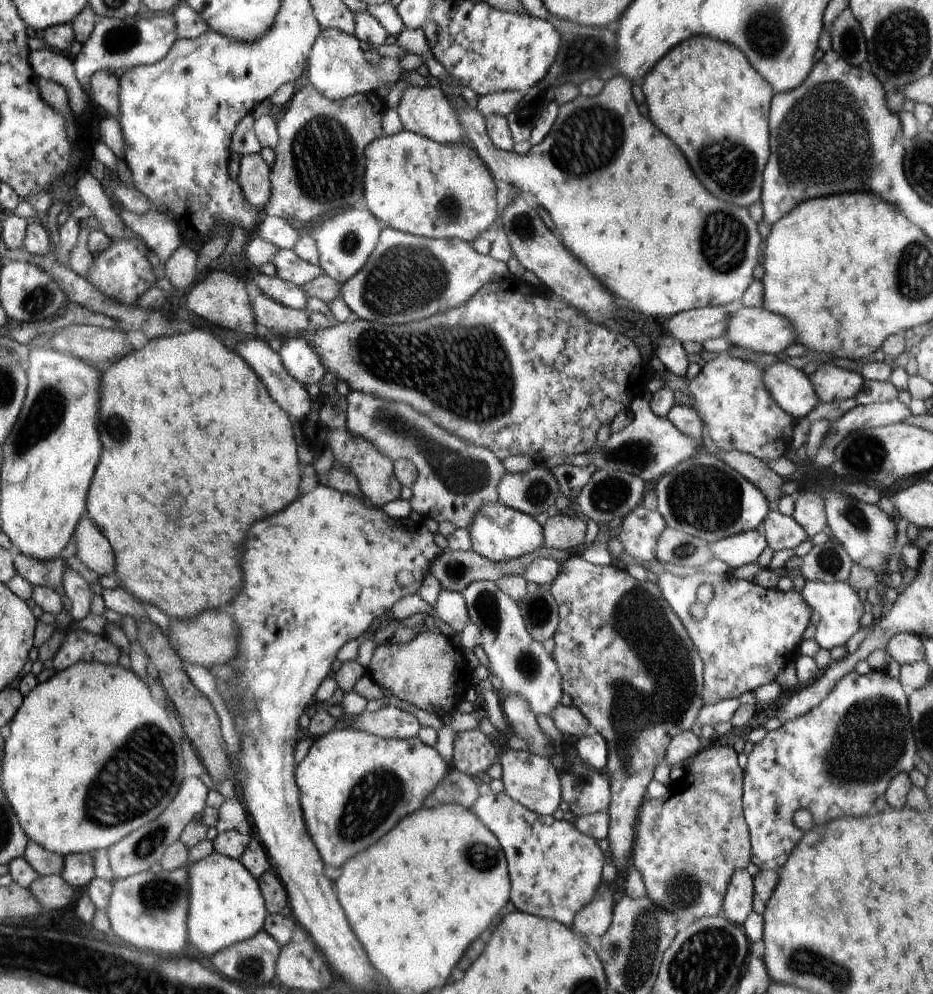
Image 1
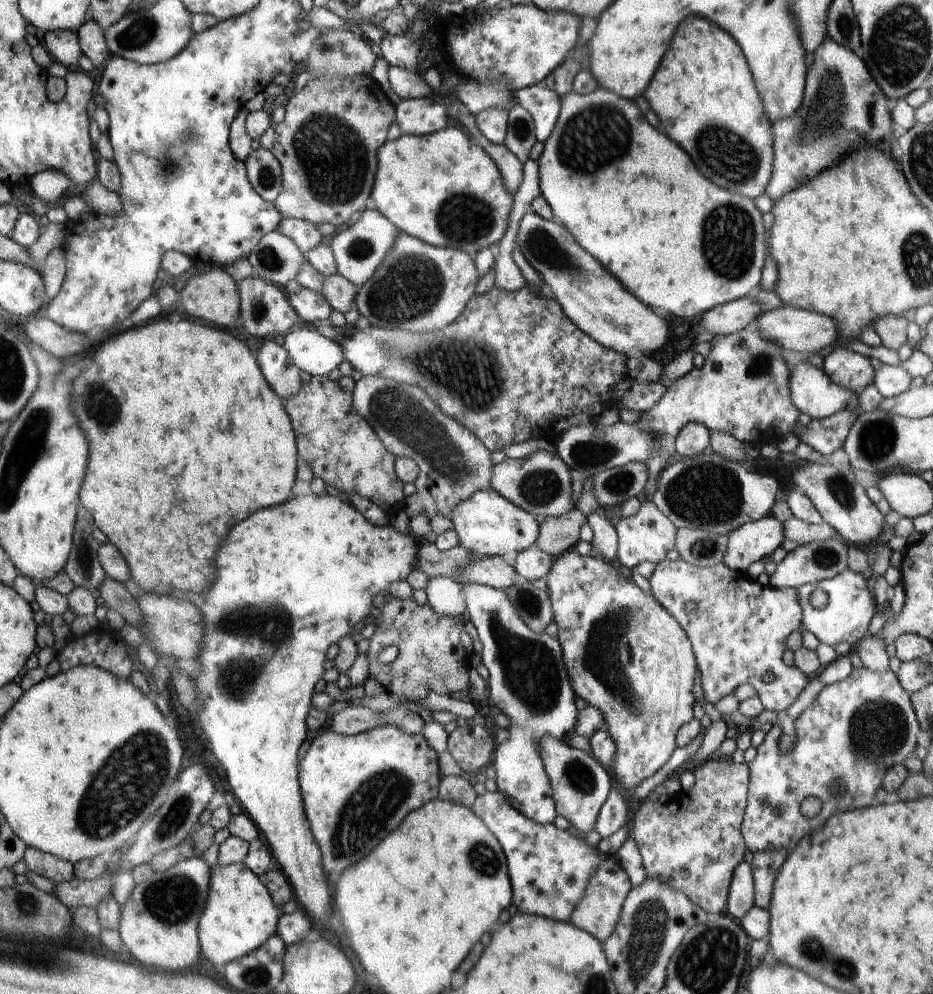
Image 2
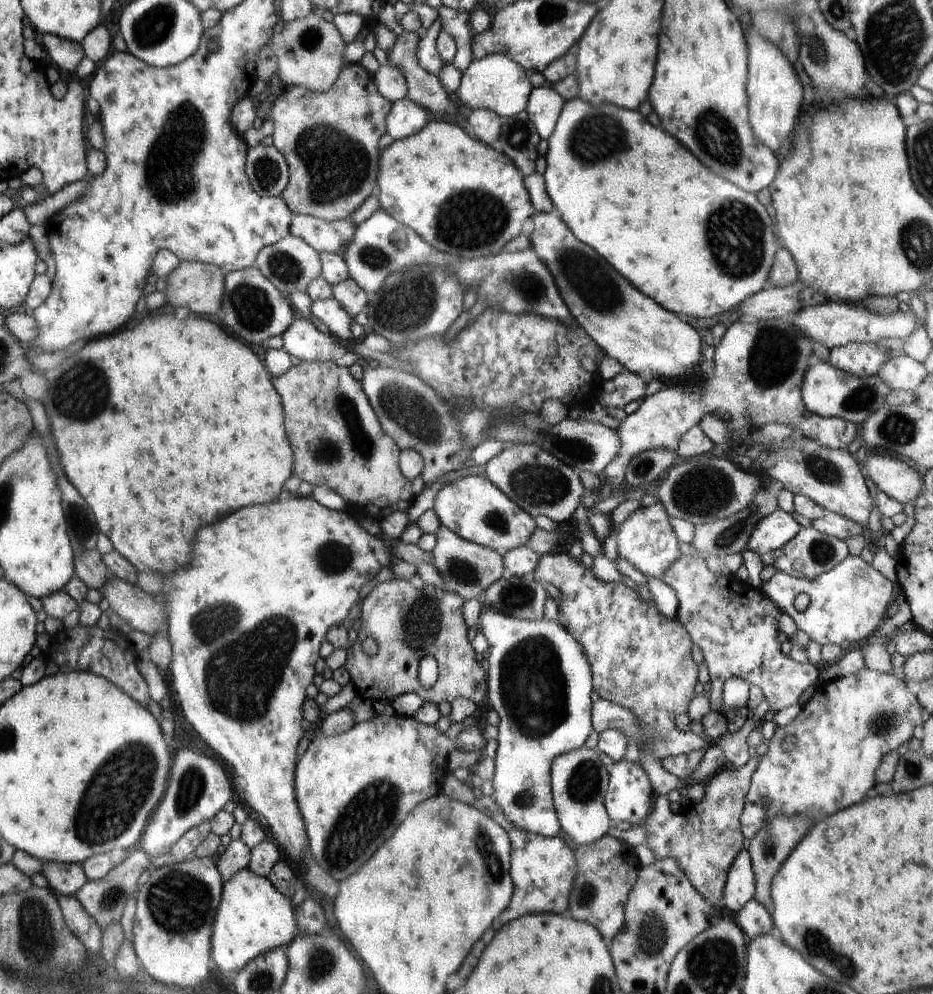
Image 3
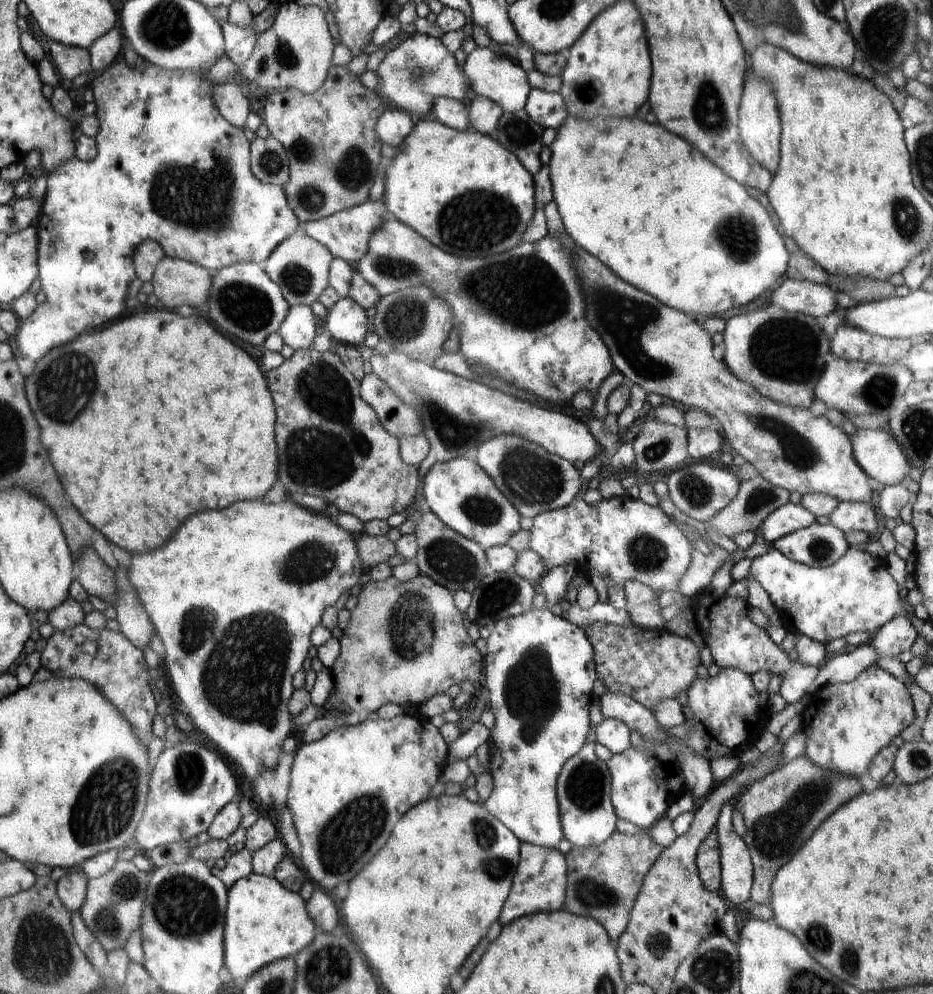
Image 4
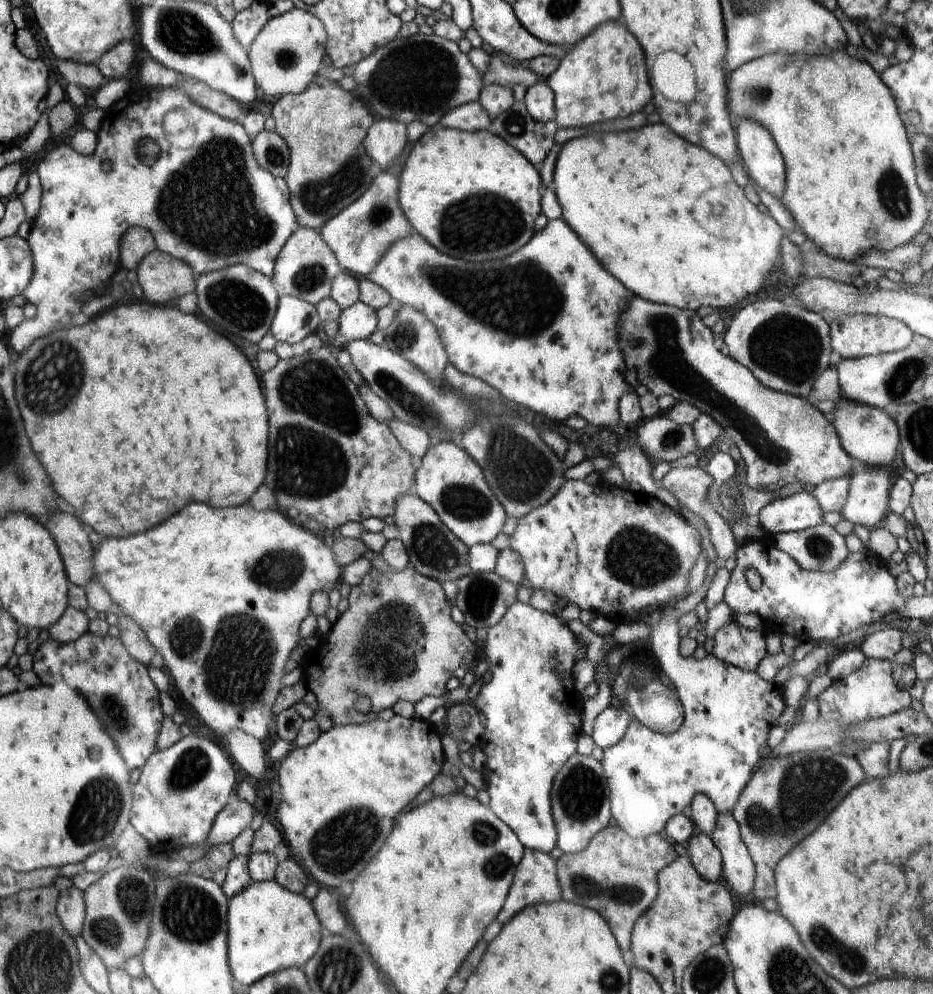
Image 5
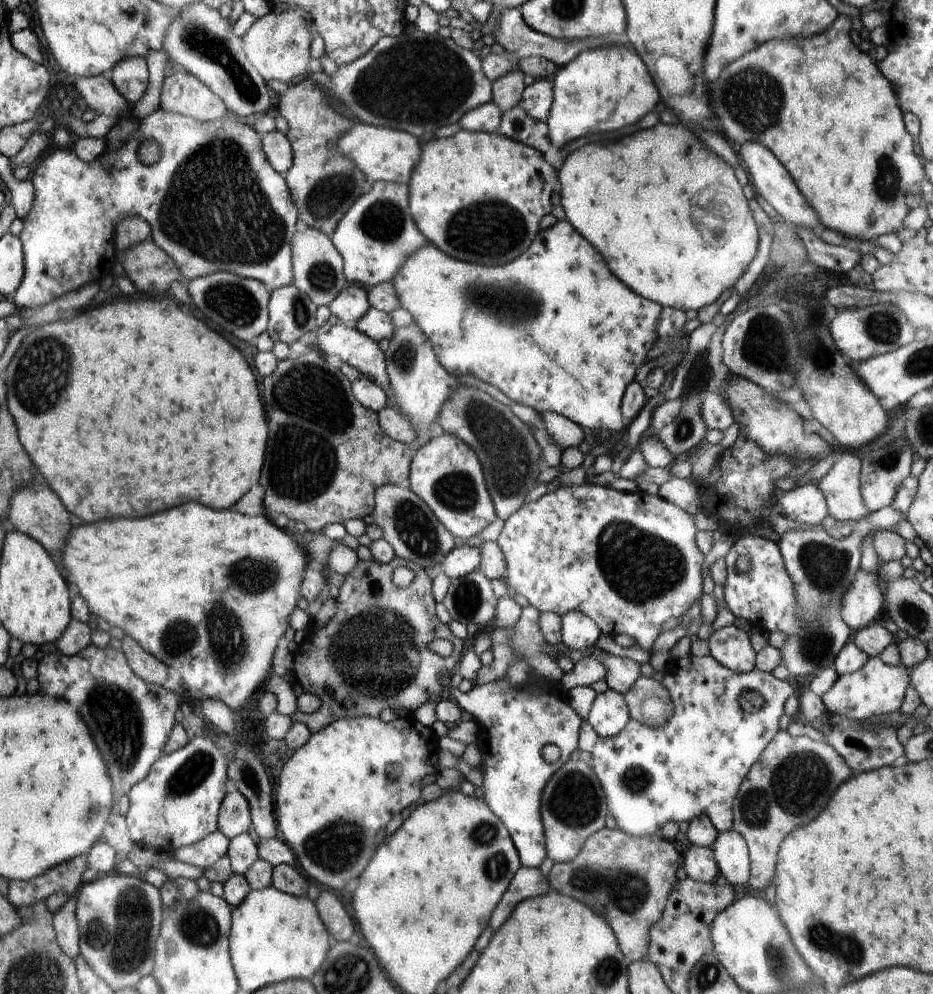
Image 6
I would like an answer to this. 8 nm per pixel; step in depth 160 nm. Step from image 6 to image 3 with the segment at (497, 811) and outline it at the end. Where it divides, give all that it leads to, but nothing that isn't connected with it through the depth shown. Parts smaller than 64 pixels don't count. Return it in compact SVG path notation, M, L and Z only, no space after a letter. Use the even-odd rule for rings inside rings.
M484 604L479 624L488 641L485 657L488 659L487 695L492 709L498 713L498 750L496 750L493 779L494 802L502 810L504 826L514 824L518 830L532 832L544 838L556 838L561 830L553 802L550 768L556 756L574 752L585 746L594 730L592 700L594 692L592 668L574 636L559 622L545 618L527 620L506 616Z

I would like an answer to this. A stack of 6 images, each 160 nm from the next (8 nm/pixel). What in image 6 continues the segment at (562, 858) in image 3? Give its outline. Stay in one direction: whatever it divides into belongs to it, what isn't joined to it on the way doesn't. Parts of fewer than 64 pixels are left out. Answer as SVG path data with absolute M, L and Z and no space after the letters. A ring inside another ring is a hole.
M520 867L510 881L504 896L491 914L490 928L498 930L512 911L523 900L545 895L550 892L551 884L539 868Z

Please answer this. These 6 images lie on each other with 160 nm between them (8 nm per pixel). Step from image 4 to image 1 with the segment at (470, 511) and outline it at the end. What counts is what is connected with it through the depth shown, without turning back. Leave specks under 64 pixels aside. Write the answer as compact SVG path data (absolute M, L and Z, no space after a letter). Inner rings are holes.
M499 501L494 504L484 504L476 512L472 524L468 526L468 534L472 540L471 550L493 562L506 562L506 560L526 556L526 554L538 550L545 542L543 527L534 517L513 510L510 506L505 506Z

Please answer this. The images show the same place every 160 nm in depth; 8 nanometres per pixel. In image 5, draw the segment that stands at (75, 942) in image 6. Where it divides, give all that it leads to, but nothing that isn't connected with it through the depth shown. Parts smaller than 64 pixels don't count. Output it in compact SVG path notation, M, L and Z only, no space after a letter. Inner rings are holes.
M72 885L70 888L59 892L57 900L57 915L63 929L72 938L81 934L85 919L84 893Z

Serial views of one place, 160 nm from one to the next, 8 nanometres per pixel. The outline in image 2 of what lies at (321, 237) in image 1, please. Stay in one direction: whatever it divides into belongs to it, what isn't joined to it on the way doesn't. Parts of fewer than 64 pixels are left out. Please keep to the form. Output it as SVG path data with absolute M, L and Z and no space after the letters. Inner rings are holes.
M364 210L352 226L339 228L338 234L330 240L329 248L334 254L338 274L362 288L374 276L374 272L378 272L378 266L382 264L384 256L390 254L390 248L394 246L400 234L402 232L378 210Z

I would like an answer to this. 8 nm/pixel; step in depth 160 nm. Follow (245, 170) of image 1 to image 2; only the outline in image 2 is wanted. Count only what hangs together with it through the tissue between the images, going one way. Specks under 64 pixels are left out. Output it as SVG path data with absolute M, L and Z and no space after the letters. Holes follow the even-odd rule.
M252 150L245 161L247 178L252 189L266 202L275 202L282 192L282 166L270 150Z

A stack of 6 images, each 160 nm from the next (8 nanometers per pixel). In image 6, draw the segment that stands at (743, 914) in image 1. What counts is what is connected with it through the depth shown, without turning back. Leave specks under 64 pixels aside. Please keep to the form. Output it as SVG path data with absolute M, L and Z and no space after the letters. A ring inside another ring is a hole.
M734 829L717 836L711 846L721 879L738 889L746 886L751 875L751 860L747 844Z

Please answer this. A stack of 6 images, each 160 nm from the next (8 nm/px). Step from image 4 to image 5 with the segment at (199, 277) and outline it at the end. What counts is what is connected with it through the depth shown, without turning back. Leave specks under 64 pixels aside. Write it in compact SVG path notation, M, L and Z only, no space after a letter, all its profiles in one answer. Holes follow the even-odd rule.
M157 248L142 259L136 274L152 304L168 304L196 290L197 277L190 265Z

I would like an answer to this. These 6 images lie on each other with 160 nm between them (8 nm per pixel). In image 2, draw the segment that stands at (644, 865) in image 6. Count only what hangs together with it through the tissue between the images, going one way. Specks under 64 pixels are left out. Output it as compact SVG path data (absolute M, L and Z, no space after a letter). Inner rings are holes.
M596 849L596 854L600 856L600 864L592 878L588 880L586 892L574 912L570 916L570 923L588 934L592 934L600 943L604 943L614 932L618 923L621 909L626 900L626 896L632 889L632 884L626 871L620 866L620 860L616 855L606 854Z

